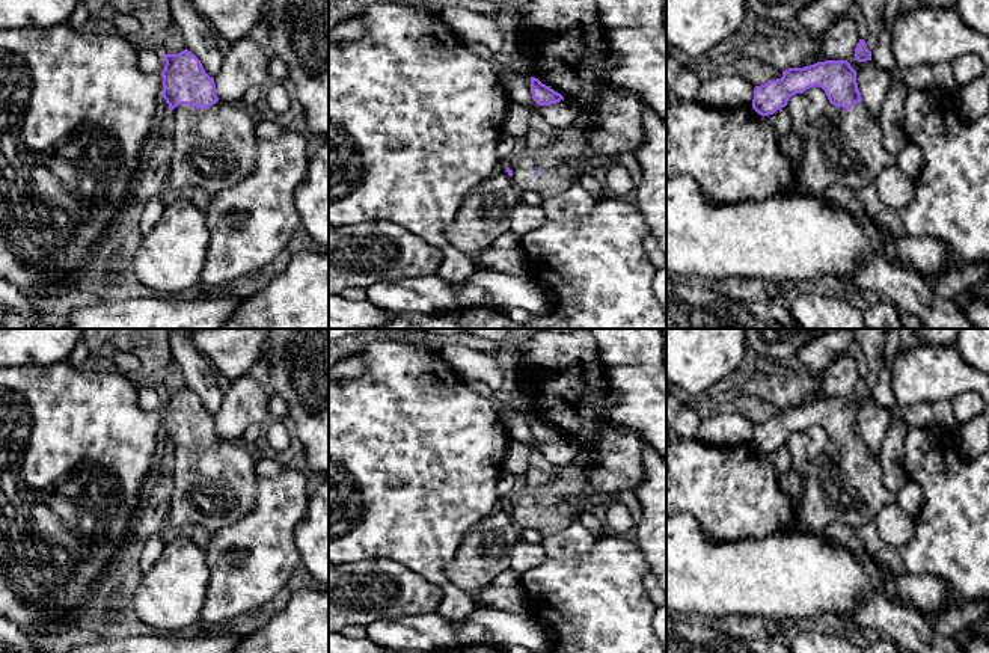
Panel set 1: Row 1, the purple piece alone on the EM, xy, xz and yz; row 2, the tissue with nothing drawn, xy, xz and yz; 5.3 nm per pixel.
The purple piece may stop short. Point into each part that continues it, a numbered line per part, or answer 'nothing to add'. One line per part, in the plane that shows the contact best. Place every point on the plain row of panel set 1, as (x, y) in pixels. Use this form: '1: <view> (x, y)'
1: xy (214, 486)

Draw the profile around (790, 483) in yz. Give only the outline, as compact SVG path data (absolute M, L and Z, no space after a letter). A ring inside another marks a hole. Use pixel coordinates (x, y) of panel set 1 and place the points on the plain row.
M795 469L778 478L779 487L790 498L793 507L799 510L802 501L802 478Z

